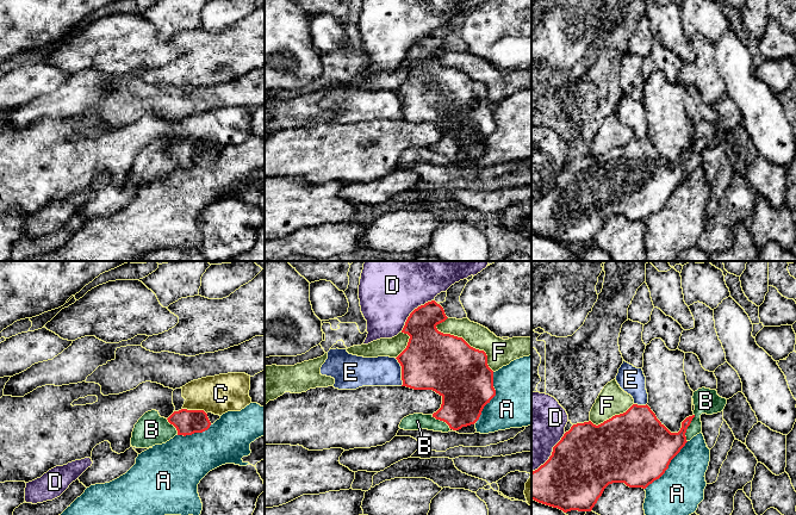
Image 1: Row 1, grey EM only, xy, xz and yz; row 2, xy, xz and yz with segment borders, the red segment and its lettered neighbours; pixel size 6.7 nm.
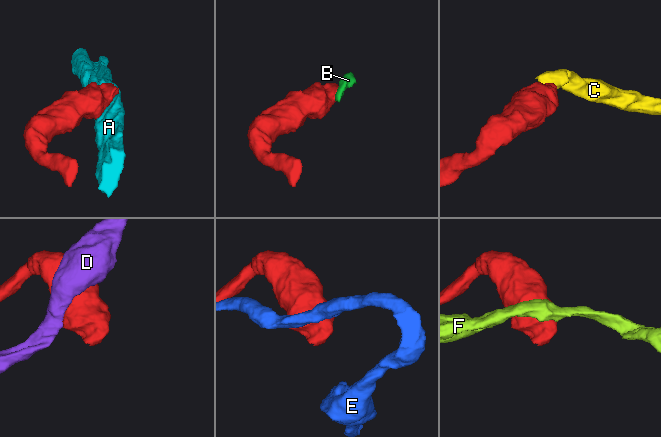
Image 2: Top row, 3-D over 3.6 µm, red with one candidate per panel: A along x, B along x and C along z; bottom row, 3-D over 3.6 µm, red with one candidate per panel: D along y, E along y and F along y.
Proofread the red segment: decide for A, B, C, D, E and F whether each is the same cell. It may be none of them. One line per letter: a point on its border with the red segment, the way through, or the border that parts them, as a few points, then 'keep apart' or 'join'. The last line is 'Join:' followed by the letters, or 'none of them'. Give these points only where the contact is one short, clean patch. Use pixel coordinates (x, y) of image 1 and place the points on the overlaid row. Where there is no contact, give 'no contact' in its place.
A: meets red in yz at (667, 466); keep apart
B: meets red in yz at (686, 428); border along yz (694, 414), (685, 433), (686, 441); keep apart
C: meets red in xy at (194, 410); runs through xy (187, 422), (193, 416), (194, 410), (210, 395), (221, 393); join
D: meets red in xz at (412, 311); keep apart
E: meets red in xz at (402, 372); keep apart
F: meets red in xz at (467, 343); keep apart
Join: C

